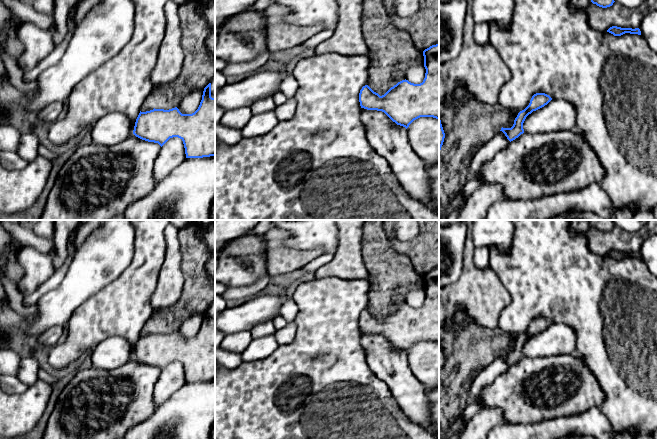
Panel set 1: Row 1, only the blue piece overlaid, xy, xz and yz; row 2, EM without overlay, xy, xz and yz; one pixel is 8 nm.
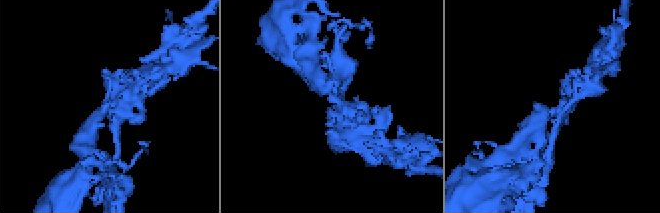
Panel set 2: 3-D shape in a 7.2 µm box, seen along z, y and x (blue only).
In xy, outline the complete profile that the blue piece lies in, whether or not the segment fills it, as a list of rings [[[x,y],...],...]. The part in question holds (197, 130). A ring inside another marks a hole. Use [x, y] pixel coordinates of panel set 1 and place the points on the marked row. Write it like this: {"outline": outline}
{"outline": [[[215,74],[204,88],[200,105],[194,113],[182,114],[177,107],[140,111],[133,134],[142,140],[158,143],[161,147],[170,138],[178,137],[183,141],[186,158],[215,156]]]}

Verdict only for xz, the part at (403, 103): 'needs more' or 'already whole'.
already whole

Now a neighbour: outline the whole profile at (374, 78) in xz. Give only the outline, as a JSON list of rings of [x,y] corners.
[[[363,0],[361,31],[370,60],[367,85],[380,96],[398,82],[405,80],[405,70],[412,65],[424,65],[423,51],[417,49],[405,29],[396,28],[391,22],[383,0]]]

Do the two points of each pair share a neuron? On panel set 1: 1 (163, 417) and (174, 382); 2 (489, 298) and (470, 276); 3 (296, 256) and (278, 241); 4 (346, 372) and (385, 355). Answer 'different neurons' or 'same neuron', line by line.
1: different neurons
2: same neuron
3: same neuron
4: different neurons

